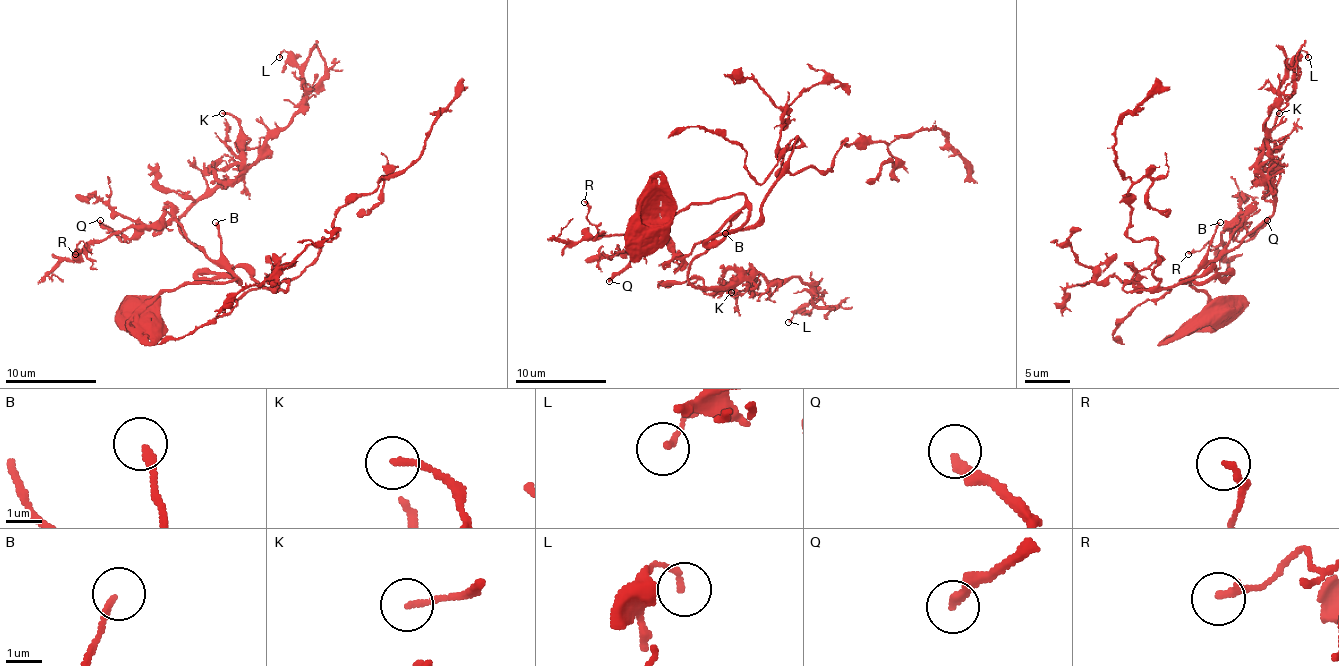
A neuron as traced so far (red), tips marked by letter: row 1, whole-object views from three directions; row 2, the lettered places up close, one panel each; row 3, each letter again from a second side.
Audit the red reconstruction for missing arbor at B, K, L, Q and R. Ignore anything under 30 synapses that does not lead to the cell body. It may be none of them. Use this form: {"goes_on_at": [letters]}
{"goes_on_at": ["B"]}

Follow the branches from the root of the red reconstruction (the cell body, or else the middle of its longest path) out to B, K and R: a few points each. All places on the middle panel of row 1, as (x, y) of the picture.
B: (648, 238), (652, 231), (661, 229), (691, 204), (709, 204), (743, 195), (745, 204), (725, 233)
K: (648, 238), (691, 204), (743, 195), (688, 272), (697, 288), (752, 274), (745, 290), (731, 292)
R: (648, 238), (691, 204), (745, 197), (736, 213), (684, 256), (663, 242), (602, 236), (586, 217), (584, 202)

